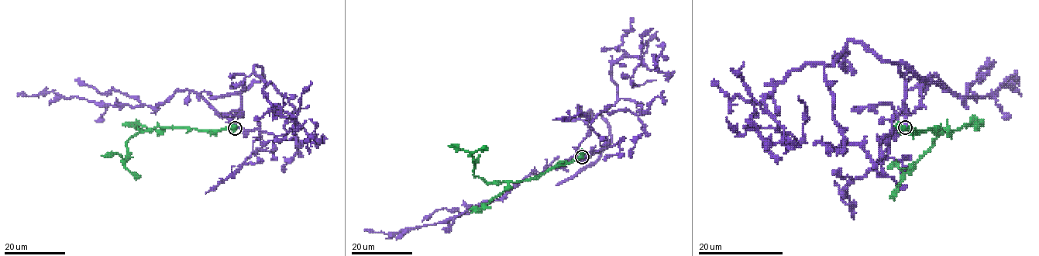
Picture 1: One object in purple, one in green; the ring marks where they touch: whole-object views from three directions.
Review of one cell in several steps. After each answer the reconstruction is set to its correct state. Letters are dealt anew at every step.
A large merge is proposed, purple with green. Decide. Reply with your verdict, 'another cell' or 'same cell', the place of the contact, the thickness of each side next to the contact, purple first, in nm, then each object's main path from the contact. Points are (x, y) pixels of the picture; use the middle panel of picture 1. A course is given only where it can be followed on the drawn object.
same cell | (582, 157) | 320/400 nm | purple via (582, 157), (610, 142), (601, 113), (617, 98), (611, 66), (637, 56), (645, 64), (624, 78), (655, 80) | green via (582, 157), (567, 164), (557, 164), (528, 179), (486, 182), (474, 175), (474, 159), (467, 151), (448, 145)

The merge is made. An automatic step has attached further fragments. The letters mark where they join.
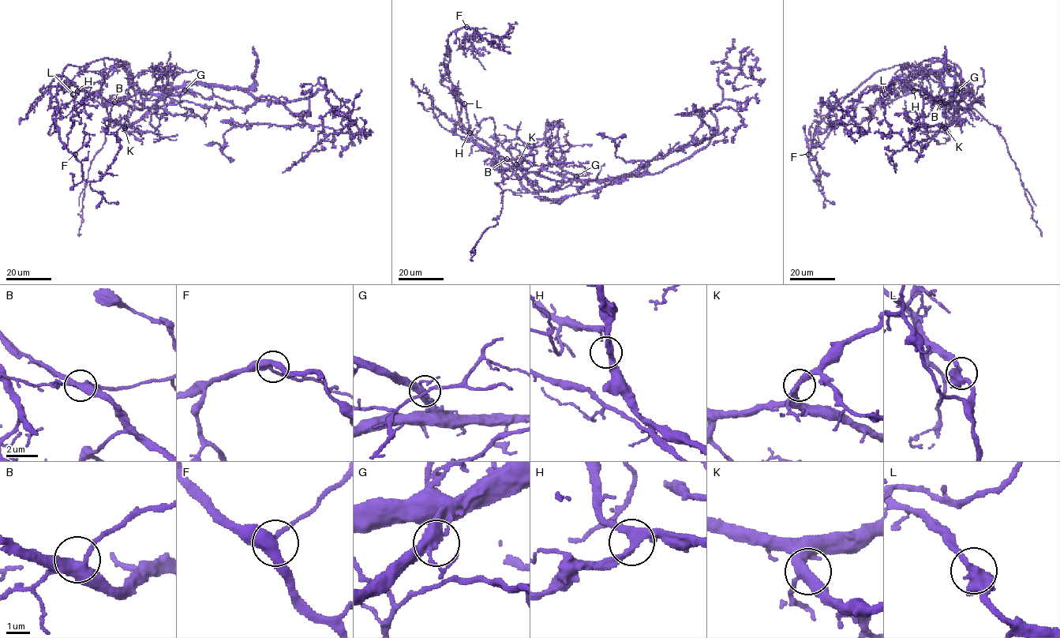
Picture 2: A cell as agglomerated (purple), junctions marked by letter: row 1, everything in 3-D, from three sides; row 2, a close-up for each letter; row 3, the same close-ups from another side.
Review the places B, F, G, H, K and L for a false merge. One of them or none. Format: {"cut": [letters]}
{"cut": ["G"]}

